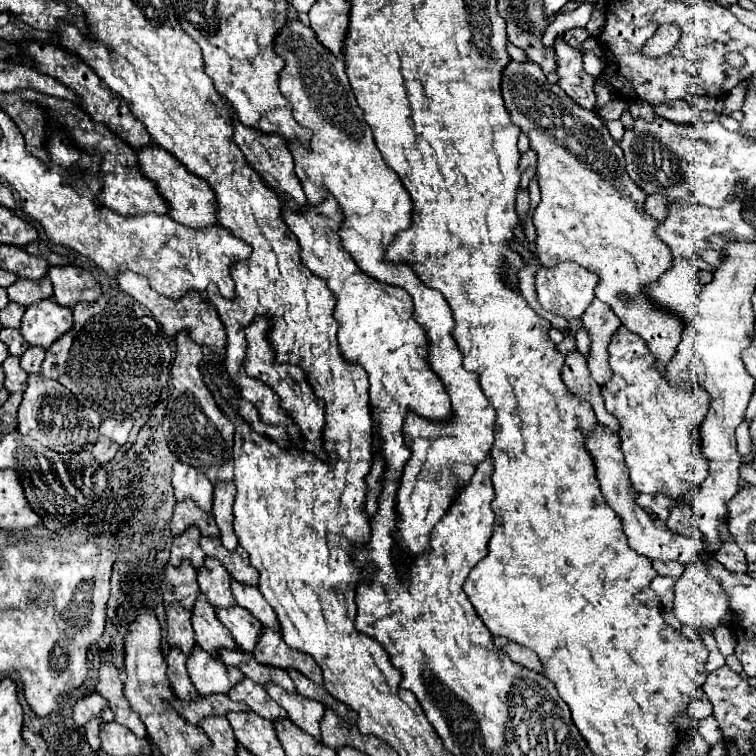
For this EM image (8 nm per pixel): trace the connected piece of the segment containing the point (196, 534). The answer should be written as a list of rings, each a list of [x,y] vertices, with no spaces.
[[[190,526],[188,532],[174,536],[172,550],[170,550],[170,562],[174,566],[178,566],[182,558],[188,558],[192,562],[192,566],[200,568],[200,564],[204,562],[204,556],[206,554],[200,548],[200,530],[196,526]]]

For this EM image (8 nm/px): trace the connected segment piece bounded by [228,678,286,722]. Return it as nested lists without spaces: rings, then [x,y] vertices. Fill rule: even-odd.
[[[242,678],[234,688],[230,688],[228,696],[230,696],[232,700],[236,700],[236,702],[248,704],[248,708],[250,708],[252,712],[256,712],[256,714],[260,714],[262,718],[268,718],[268,720],[272,720],[272,722],[274,722],[276,718],[284,718],[284,716],[286,716],[284,708],[280,708],[278,702],[274,702],[274,700],[266,694],[264,686],[254,684],[254,682],[248,680],[248,678]]]

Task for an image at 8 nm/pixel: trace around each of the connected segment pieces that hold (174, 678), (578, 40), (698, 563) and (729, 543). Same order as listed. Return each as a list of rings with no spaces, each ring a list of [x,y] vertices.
[[[170,648],[166,654],[166,664],[168,664],[168,682],[176,698],[180,700],[194,700],[198,696],[188,672],[186,672],[186,656],[180,652],[180,648]]]
[[[572,28],[568,32],[564,32],[564,40],[568,40],[568,44],[580,48],[582,46],[582,40],[586,40],[590,34],[586,28]]]
[[[696,558],[686,566],[684,576],[680,576],[680,580],[674,586],[674,592],[676,592],[674,616],[682,624],[688,624],[692,628],[704,624],[706,628],[714,630],[716,626],[720,626],[720,618],[724,616],[724,612],[728,612],[728,594],[722,590],[720,582],[708,574],[708,566],[704,558]]]
[[[724,534],[724,540],[722,540],[722,548],[716,552],[714,556],[728,572],[738,572],[738,574],[744,574],[748,570],[748,562],[746,562],[746,556],[744,552],[740,552],[740,548],[736,546],[736,542],[732,540],[732,534]]]

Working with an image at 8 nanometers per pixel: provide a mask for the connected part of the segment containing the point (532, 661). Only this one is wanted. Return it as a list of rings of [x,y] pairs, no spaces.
[[[512,642],[506,644],[502,650],[504,650],[504,654],[508,654],[508,658],[512,662],[516,662],[520,666],[526,666],[526,668],[530,668],[534,672],[540,670],[540,660],[538,660],[538,656],[532,650],[528,650],[524,646],[518,646],[518,644],[512,644]]]

